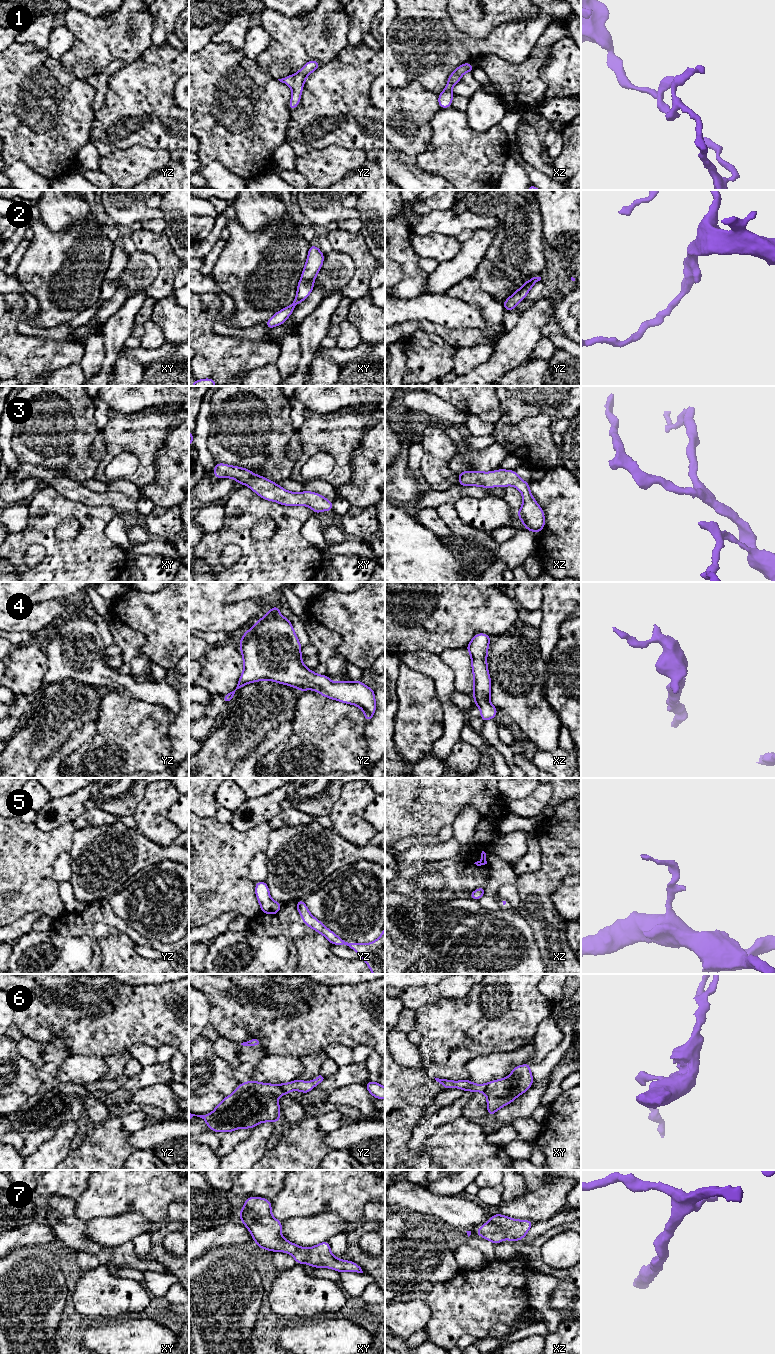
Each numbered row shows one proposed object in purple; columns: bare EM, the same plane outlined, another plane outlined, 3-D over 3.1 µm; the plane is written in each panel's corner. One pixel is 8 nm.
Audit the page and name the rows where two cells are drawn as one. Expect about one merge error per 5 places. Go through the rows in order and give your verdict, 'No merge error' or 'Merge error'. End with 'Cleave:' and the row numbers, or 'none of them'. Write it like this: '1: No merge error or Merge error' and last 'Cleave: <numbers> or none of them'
1: No merge error
2: No merge error
3: No merge error
4: No merge error
5: No merge error
6: Merge error
7: No merge error
Cleave: 6

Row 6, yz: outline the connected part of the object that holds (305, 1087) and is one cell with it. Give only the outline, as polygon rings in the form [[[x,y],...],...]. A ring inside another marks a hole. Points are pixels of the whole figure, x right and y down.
[[[319,1075],[314,1080],[309,1081],[309,1082],[304,1082],[303,1080],[296,1079],[292,1082],[282,1084],[282,1089],[285,1092],[297,1090],[297,1091],[301,1091],[302,1093],[307,1094],[312,1090],[313,1087],[318,1086],[323,1081],[323,1079],[324,1078],[321,1075]]]

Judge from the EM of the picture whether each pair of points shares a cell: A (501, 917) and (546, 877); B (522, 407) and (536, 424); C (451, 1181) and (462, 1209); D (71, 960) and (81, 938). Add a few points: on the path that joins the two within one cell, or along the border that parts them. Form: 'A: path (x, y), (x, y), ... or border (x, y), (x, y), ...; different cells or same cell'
A: border (518, 910), (532, 929); different cells
B: border (552, 419), (540, 413), (516, 423), (507, 423); different cells
C: border (434, 1193), (457, 1196); different cells
D: path (71, 955), (79, 943); same cell

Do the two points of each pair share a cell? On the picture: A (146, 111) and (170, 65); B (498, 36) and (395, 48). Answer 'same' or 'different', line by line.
A: same
B: same

